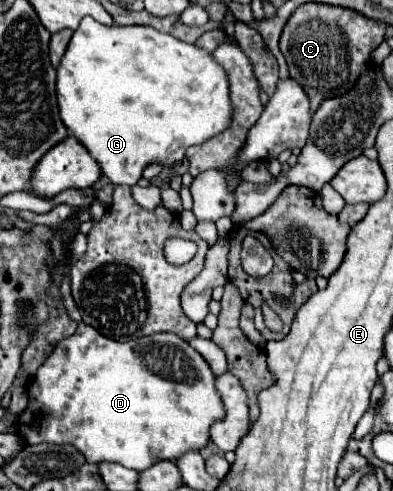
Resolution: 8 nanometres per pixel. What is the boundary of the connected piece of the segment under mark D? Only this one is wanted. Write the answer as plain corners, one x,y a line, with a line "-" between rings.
78,324
76,334
64,338
40,366
38,374
28,384
28,396
30,406
26,414
34,424
24,422
22,434
26,434
30,444
70,442
86,456
86,462
116,462
138,472
154,462
174,462
190,450
204,450
210,442
208,428
212,422
224,418
224,404
216,390
216,376
208,362
176,334
152,334
116,342
98,334
92,326

